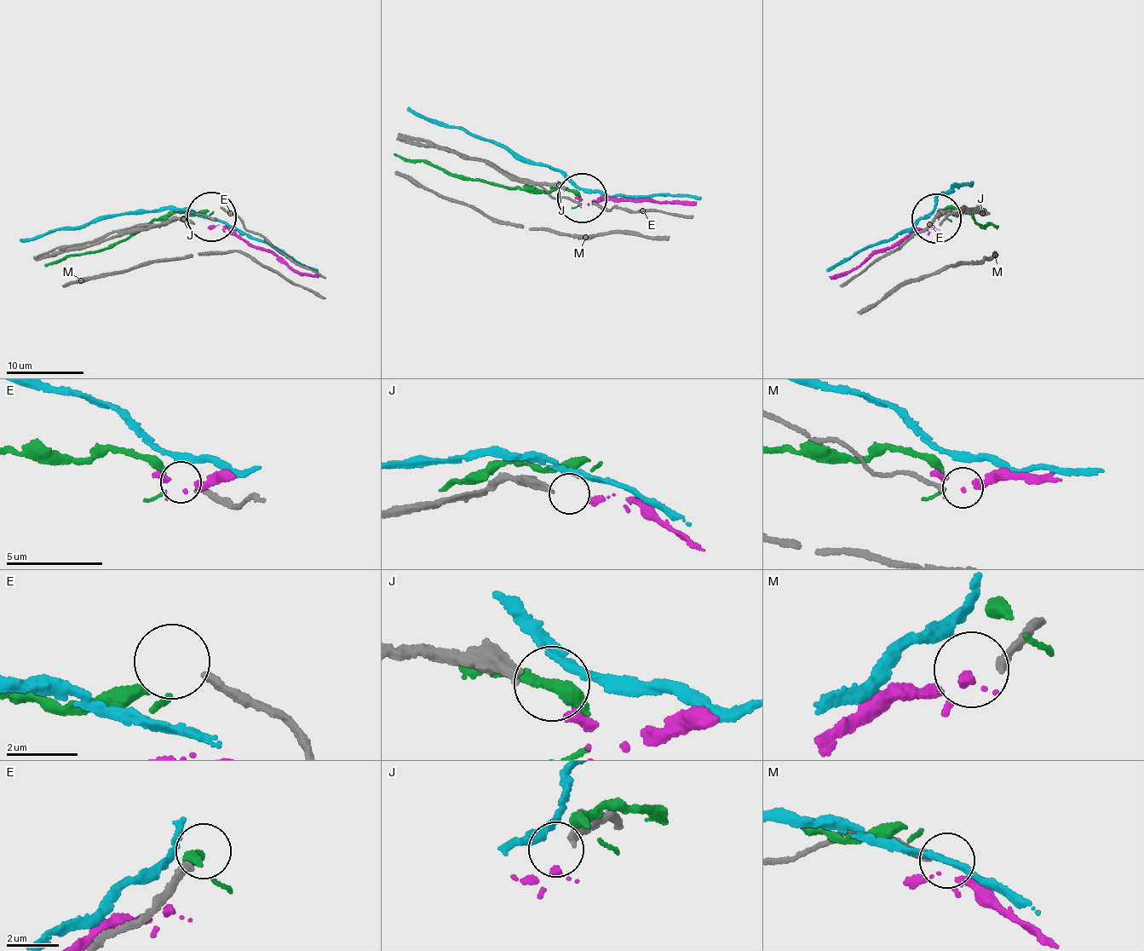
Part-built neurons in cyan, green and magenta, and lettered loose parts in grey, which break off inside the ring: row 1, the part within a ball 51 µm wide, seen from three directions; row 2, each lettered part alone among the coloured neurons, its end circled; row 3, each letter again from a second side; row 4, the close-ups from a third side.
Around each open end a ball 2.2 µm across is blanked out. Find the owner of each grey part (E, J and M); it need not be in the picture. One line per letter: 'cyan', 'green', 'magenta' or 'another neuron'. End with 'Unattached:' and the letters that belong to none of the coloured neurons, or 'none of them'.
E: green
J: magenta
M: another neuron
Unattached: M

